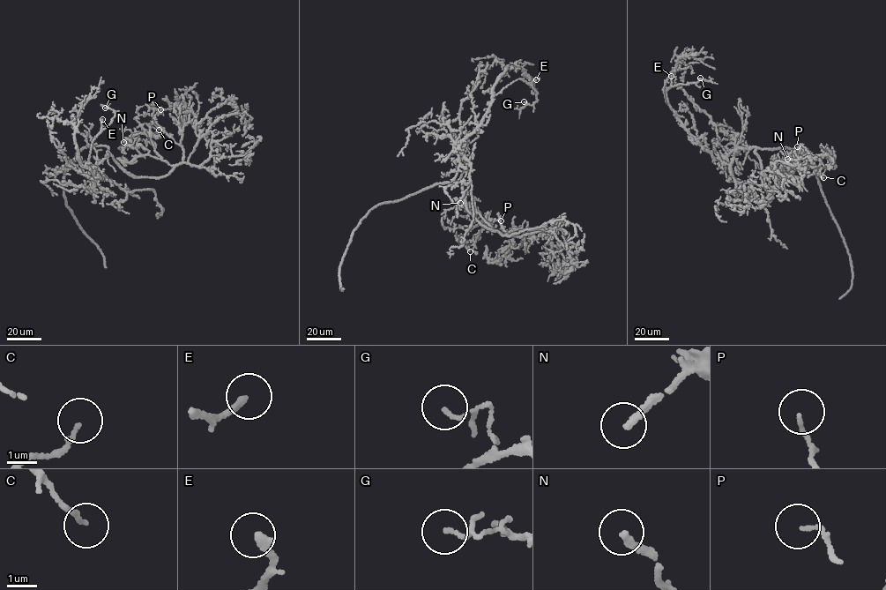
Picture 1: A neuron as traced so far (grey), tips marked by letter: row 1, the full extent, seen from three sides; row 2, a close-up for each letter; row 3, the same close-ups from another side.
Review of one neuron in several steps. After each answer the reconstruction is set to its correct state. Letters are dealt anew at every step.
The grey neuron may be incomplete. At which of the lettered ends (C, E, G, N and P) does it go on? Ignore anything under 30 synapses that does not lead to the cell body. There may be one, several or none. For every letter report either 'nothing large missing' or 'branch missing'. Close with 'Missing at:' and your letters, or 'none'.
C: nothing large missing
E: nothing large missing
G: nothing large missing
N: nothing large missing
P: nothing large missing
Missing at: none

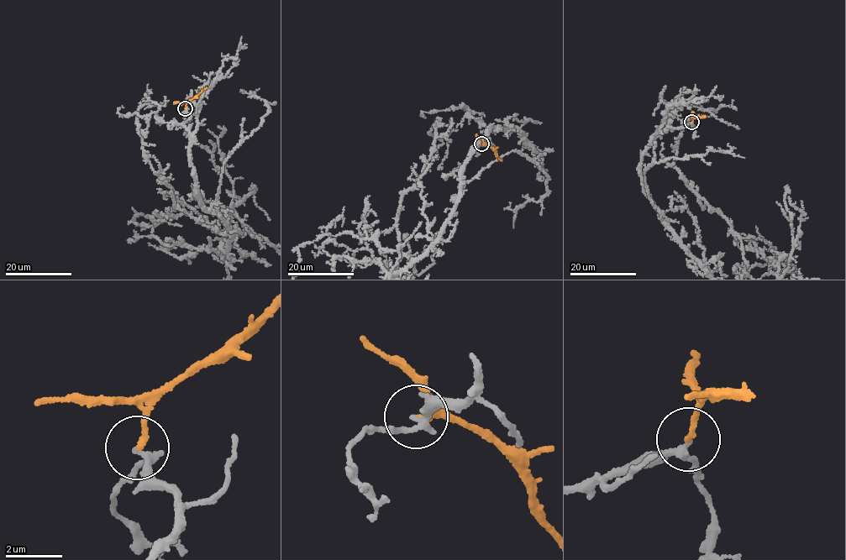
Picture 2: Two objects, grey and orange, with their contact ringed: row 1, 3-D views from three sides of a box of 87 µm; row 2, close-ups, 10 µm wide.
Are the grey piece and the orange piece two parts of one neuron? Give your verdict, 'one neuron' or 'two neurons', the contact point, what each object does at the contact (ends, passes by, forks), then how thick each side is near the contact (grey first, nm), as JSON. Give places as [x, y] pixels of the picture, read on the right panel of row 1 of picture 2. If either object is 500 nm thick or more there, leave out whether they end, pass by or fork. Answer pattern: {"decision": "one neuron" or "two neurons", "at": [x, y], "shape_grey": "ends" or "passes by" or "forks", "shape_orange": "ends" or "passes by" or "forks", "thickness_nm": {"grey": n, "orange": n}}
{"decision": "two neurons", "at": [691, 122], "shape_grey": "passes by", "shape_orange": "ends", "thickness_nm": {"grey": 200, "orange": 190}}

